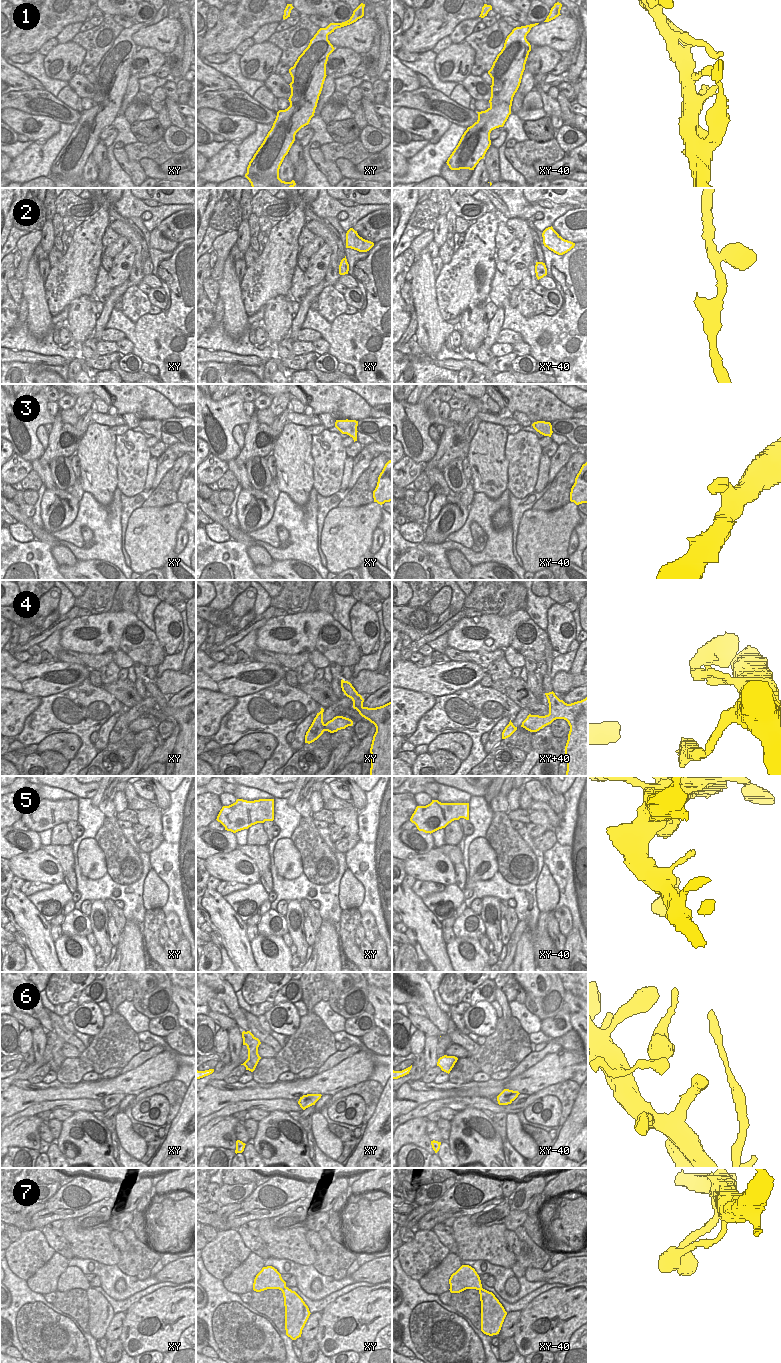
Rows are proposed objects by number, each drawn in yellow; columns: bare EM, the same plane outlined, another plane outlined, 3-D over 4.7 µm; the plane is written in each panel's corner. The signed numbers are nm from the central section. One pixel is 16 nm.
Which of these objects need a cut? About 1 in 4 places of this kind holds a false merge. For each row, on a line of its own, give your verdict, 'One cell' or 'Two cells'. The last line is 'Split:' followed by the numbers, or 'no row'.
1: One cell
2: One cell
3: One cell
4: Two cells
5: One cell
6: Two cells
7: One cell
Split: 4, 6.

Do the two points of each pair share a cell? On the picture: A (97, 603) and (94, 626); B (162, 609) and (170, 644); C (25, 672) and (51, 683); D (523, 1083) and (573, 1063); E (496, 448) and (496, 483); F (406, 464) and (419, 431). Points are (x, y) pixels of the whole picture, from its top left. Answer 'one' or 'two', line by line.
A: two
B: one
C: one
D: one
E: one
F: two

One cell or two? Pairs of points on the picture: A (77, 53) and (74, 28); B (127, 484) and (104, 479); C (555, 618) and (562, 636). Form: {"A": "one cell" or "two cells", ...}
{"A": "two cells", "B": "two cells", "C": "one cell"}

